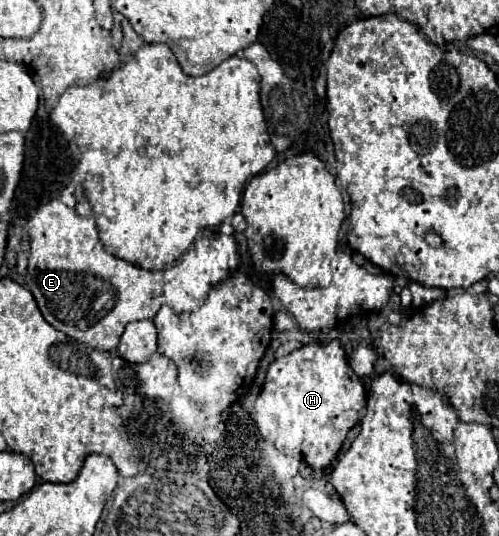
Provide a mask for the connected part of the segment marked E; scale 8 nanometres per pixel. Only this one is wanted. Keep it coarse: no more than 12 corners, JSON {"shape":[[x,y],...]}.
{"shape":[[60,200],[30,212],[26,288],[52,328],[116,350],[240,268],[208,230],[172,268],[108,254]]}

